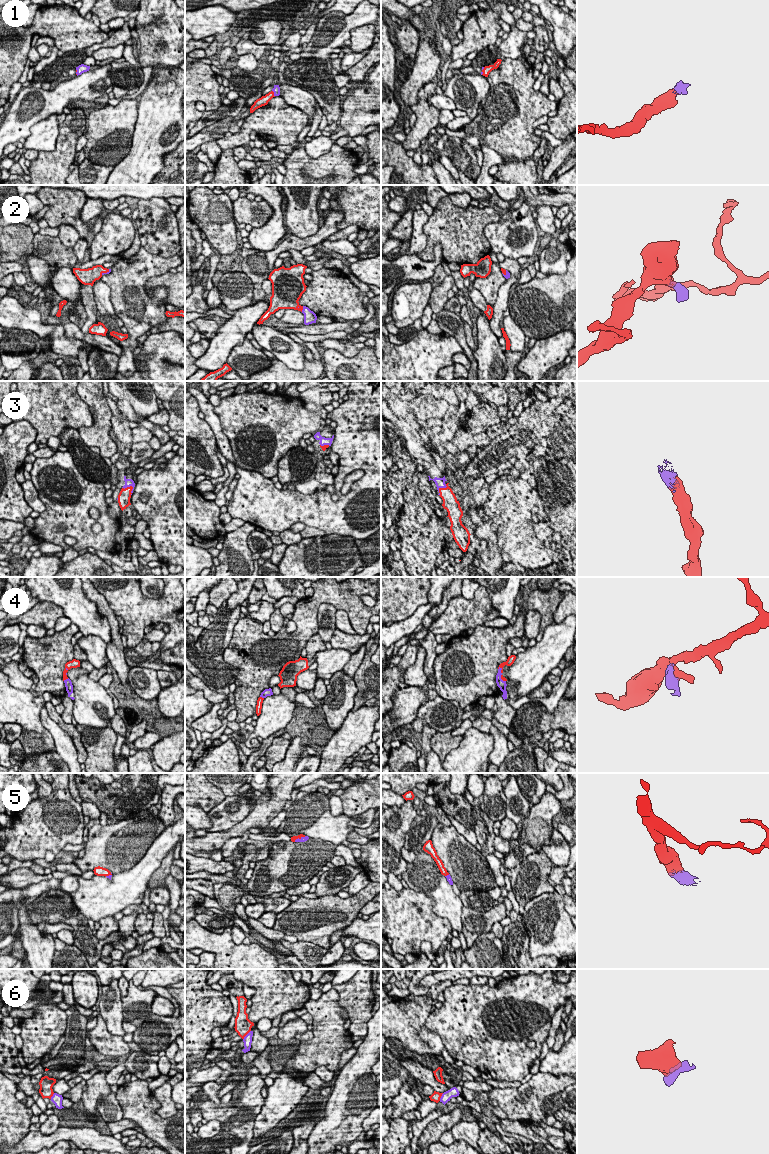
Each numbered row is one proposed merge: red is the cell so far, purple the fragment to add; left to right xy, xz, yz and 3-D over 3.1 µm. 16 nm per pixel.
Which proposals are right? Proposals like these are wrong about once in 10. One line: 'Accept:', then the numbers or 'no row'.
Accept: 1, 2, 3, 4, 5

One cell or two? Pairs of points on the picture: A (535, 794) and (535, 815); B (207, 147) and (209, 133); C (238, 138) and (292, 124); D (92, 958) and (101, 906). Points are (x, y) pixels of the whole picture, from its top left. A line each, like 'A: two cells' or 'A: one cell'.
A: two cells
B: two cells
C: one cell
D: two cells

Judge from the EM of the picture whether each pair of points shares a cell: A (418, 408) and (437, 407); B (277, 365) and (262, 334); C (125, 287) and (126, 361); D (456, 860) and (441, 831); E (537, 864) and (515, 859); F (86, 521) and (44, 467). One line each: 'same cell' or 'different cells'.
A: same cell
B: different cells
C: same cell
D: same cell
E: different cells
F: same cell

